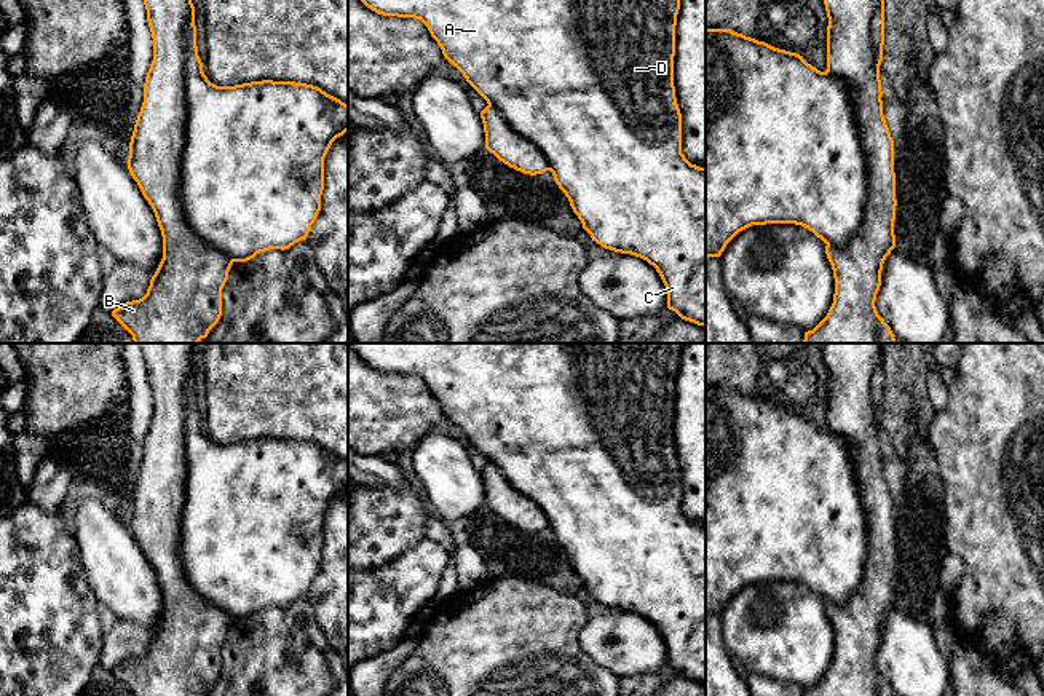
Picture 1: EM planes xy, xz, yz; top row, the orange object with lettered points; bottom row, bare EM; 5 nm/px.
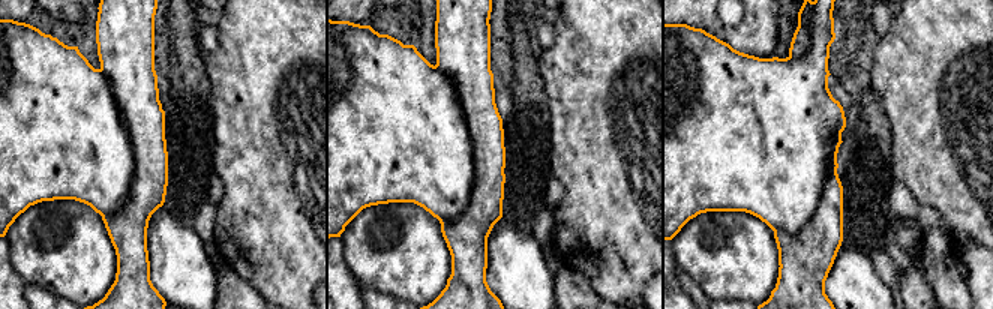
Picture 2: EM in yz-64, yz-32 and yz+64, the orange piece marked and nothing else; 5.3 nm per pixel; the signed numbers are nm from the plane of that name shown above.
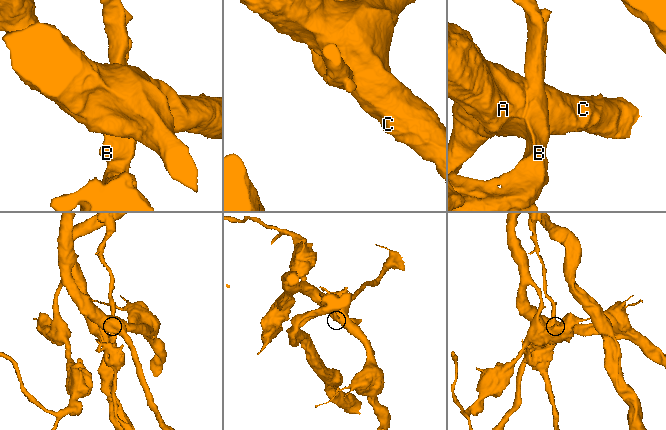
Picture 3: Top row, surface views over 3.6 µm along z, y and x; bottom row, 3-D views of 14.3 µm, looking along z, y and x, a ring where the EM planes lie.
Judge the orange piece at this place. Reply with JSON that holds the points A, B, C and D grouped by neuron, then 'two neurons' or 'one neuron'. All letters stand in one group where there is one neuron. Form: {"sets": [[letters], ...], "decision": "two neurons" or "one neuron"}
{"sets": [["A", "C", "D"], ["B"]], "decision": "two neurons"}

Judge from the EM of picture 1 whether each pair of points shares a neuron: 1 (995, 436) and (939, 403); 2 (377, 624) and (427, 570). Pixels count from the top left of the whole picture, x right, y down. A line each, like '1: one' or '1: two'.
1: two
2: one

